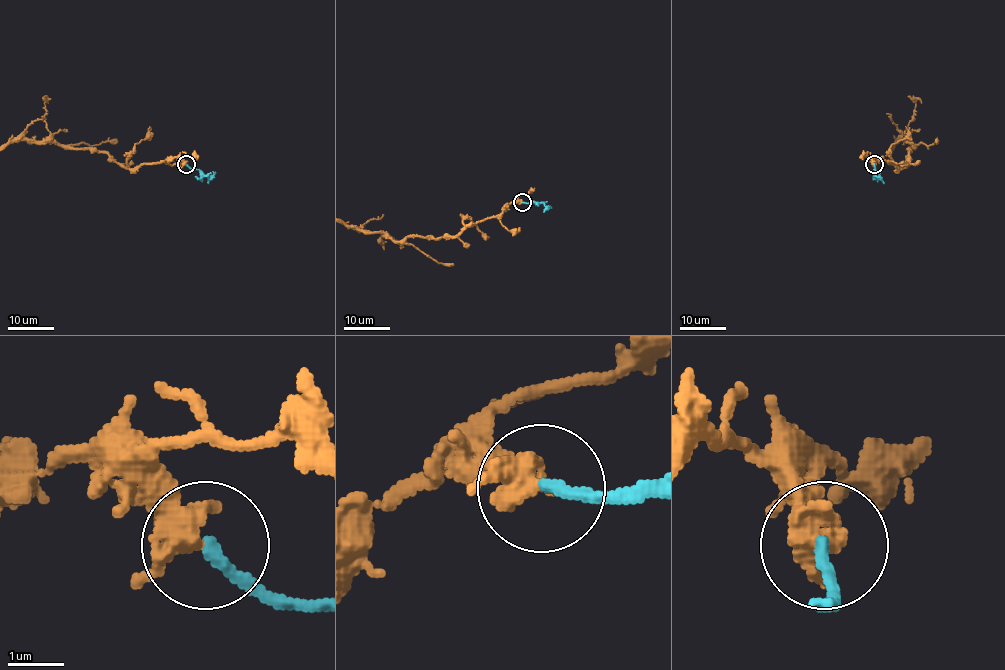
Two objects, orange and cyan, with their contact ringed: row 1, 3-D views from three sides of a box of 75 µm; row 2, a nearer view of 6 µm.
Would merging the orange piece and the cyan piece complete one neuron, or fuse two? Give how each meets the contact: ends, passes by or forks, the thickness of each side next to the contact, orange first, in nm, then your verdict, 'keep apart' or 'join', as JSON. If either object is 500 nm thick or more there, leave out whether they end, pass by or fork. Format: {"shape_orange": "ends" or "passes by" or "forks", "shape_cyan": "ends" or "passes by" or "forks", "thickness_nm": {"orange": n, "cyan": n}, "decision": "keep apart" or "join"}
{"shape_orange": "forks", "shape_cyan": "ends", "thickness_nm": {"orange": 280, "cyan": 220}, "decision": "join"}

